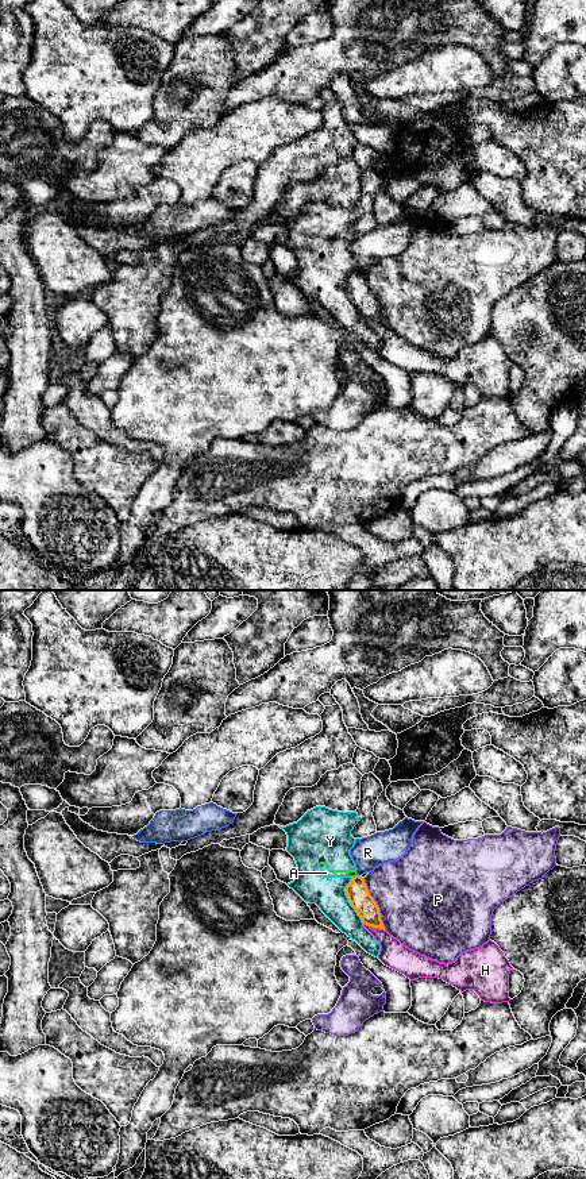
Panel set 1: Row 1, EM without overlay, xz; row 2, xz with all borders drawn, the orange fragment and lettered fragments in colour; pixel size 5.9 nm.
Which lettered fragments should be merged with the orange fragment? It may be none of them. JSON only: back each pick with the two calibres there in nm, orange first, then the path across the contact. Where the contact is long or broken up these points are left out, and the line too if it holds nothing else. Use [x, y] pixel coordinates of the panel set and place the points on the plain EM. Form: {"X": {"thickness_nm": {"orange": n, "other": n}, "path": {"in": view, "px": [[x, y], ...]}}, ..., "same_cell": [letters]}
{"same_cell": []}

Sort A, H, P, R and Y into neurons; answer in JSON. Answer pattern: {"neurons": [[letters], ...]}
{"neurons": [["A", "Y"], ["H"], ["P"], ["R"]]}

